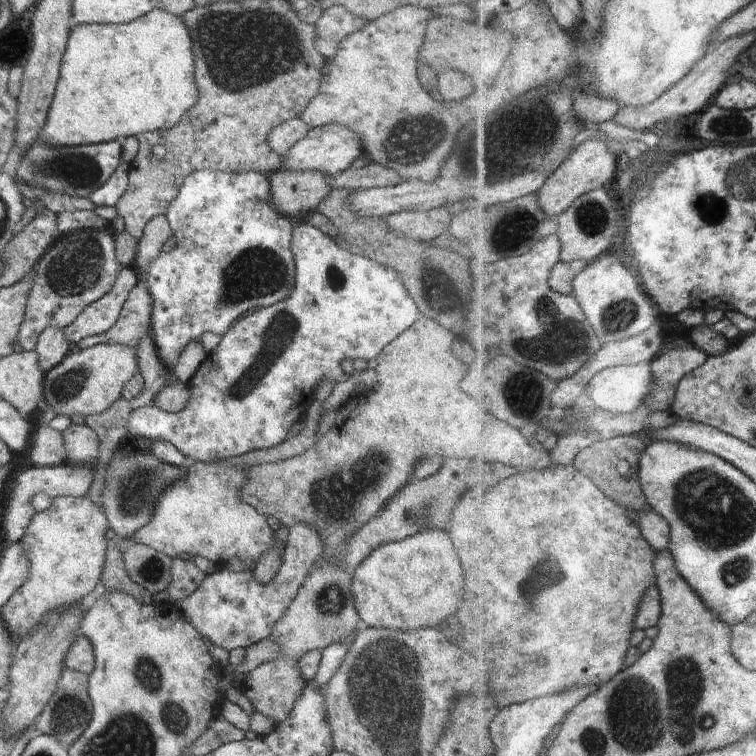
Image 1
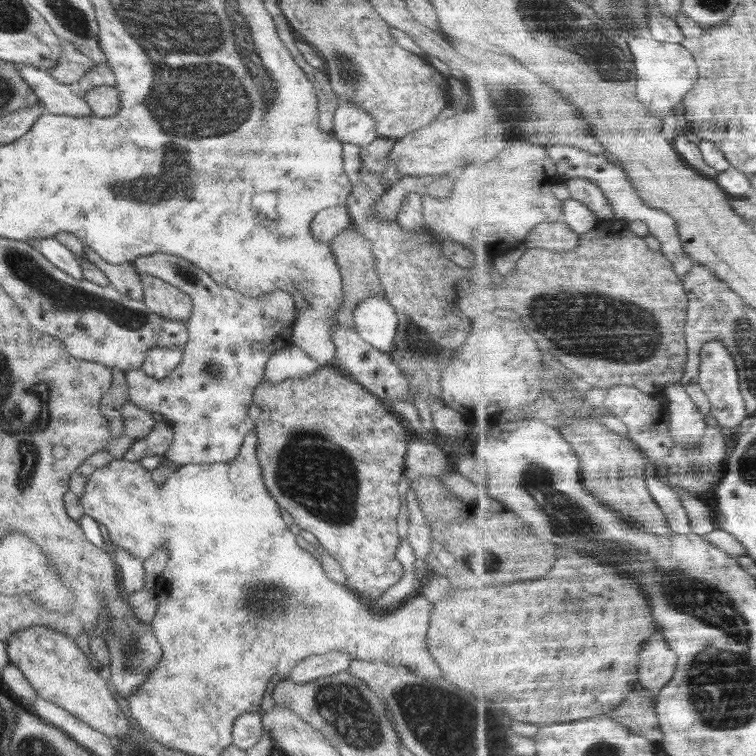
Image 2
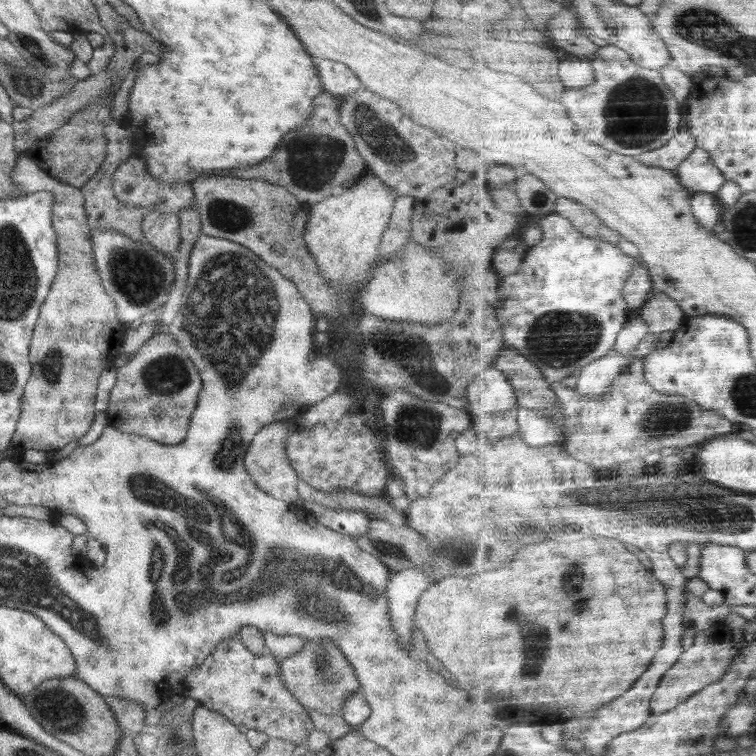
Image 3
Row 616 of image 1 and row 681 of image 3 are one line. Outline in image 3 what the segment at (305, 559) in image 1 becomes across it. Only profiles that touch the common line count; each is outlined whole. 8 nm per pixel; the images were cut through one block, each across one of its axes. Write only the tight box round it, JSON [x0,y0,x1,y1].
[185,638,315,745]

